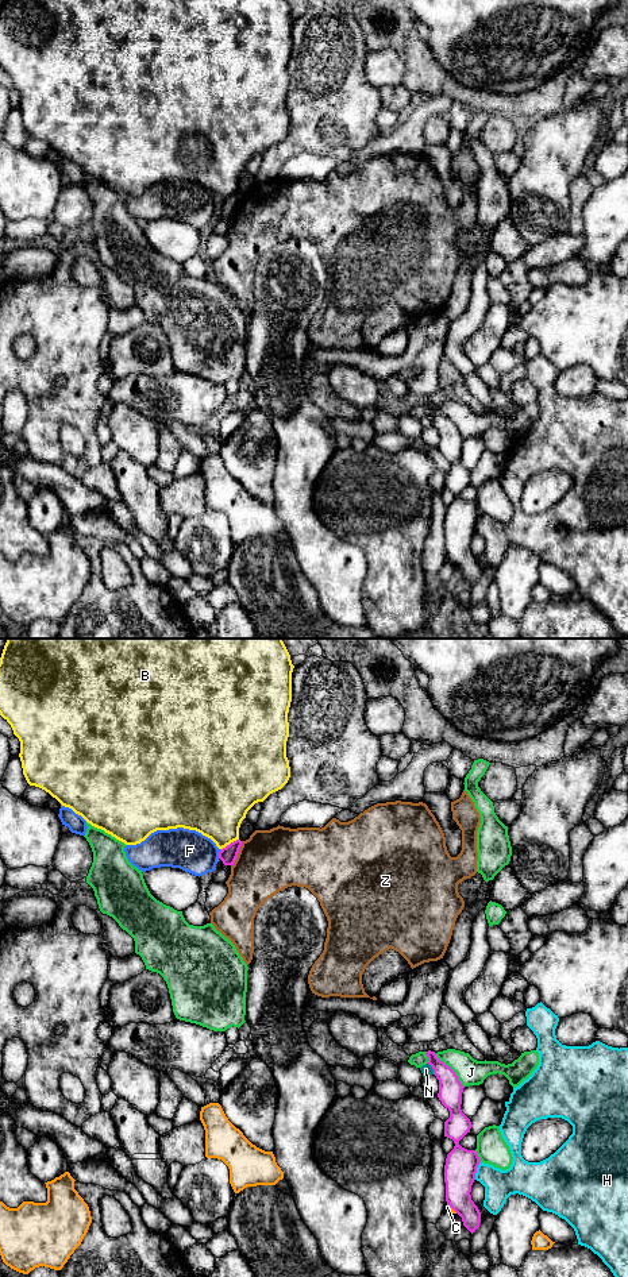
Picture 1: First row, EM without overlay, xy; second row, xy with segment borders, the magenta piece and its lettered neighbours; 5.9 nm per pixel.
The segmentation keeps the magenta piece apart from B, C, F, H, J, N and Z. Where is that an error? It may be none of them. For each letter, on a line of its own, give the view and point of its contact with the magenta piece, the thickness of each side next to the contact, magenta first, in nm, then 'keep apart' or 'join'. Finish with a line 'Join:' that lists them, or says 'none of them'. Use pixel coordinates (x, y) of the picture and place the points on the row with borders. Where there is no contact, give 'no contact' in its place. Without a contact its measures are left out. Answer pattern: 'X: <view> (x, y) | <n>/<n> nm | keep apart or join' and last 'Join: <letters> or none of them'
B: xy (230, 844) | 100/380 nm | keep apart
C: xy (453, 1208) | 190/20 nm | keep apart
F: xy (219, 853) | 100/240 nm | keep apart
H: xy (476, 1171) | 190/180 nm | keep apart
J: xy (451, 1069) | 140/160 nm | keep apart
N: xy (432, 1068) | 140/70 nm | keep apart
Z: xy (238, 852) | 100/380 nm | keep apart
Join: none of them

